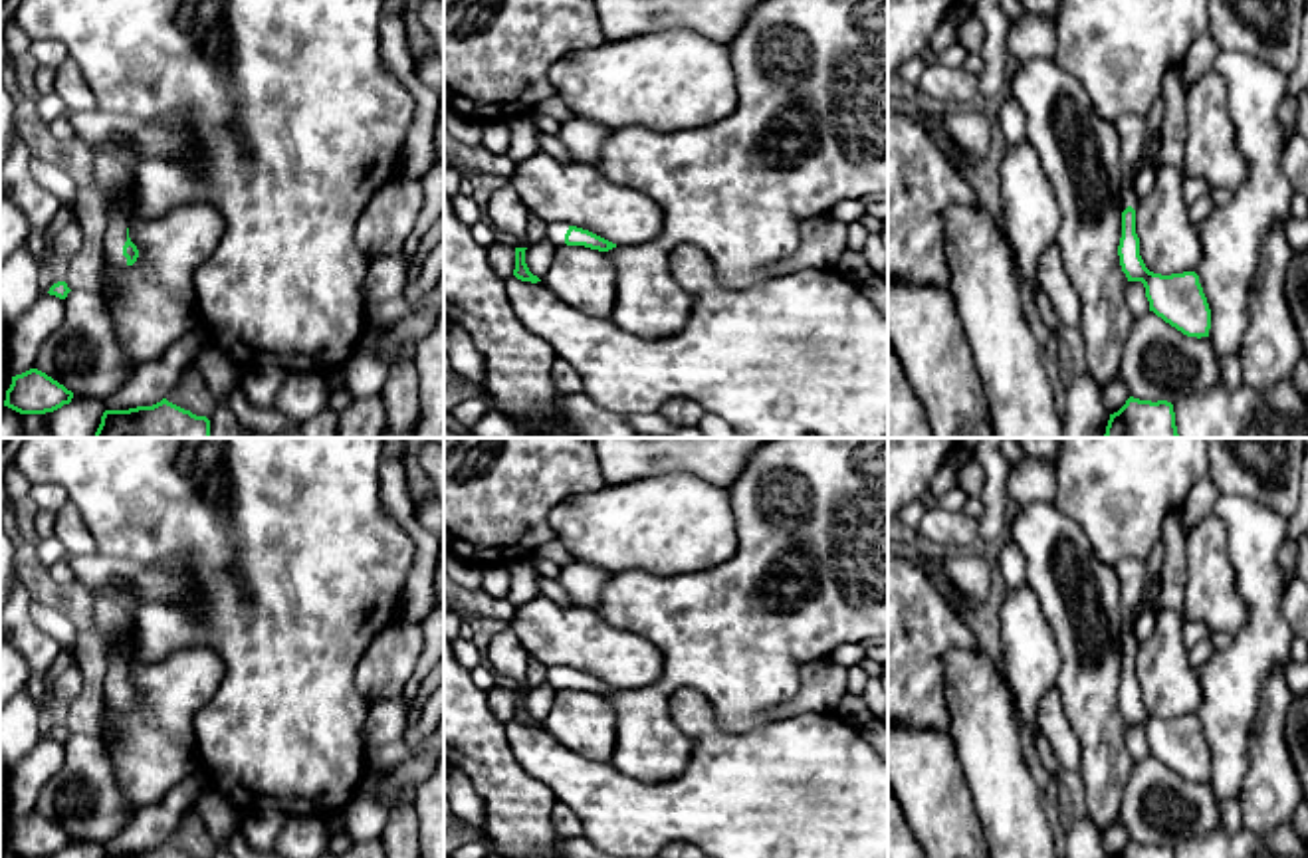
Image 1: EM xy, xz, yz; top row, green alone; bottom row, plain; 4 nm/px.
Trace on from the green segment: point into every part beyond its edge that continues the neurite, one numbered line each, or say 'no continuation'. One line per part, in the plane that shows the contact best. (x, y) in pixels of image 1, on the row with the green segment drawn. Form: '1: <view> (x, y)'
1: xy (115, 238)

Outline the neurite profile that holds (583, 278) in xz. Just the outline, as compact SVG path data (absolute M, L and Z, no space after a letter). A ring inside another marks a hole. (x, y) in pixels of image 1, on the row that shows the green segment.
M557 244L543 283L571 307L610 319L616 305L616 271L604 252Z

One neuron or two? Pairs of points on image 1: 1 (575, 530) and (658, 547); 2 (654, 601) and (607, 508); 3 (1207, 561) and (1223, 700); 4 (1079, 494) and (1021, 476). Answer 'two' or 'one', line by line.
1: one
2: two
3: two
4: two

